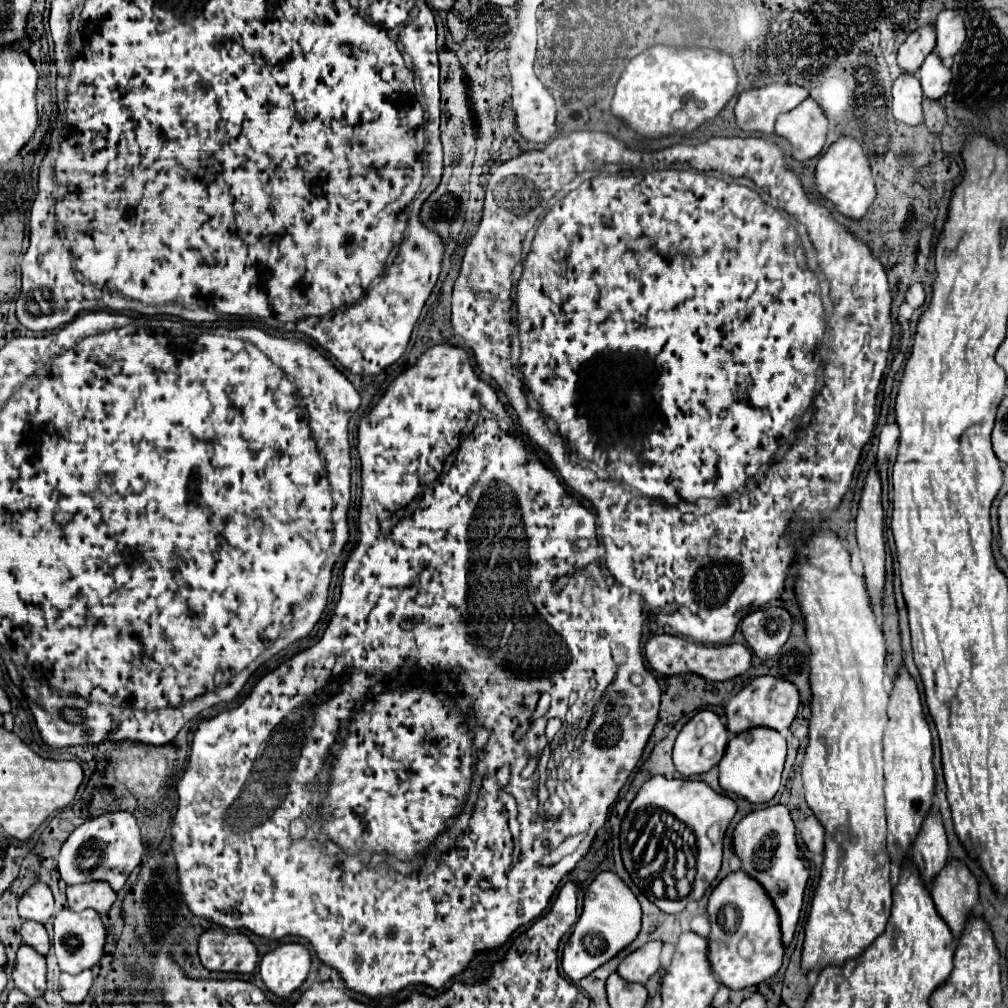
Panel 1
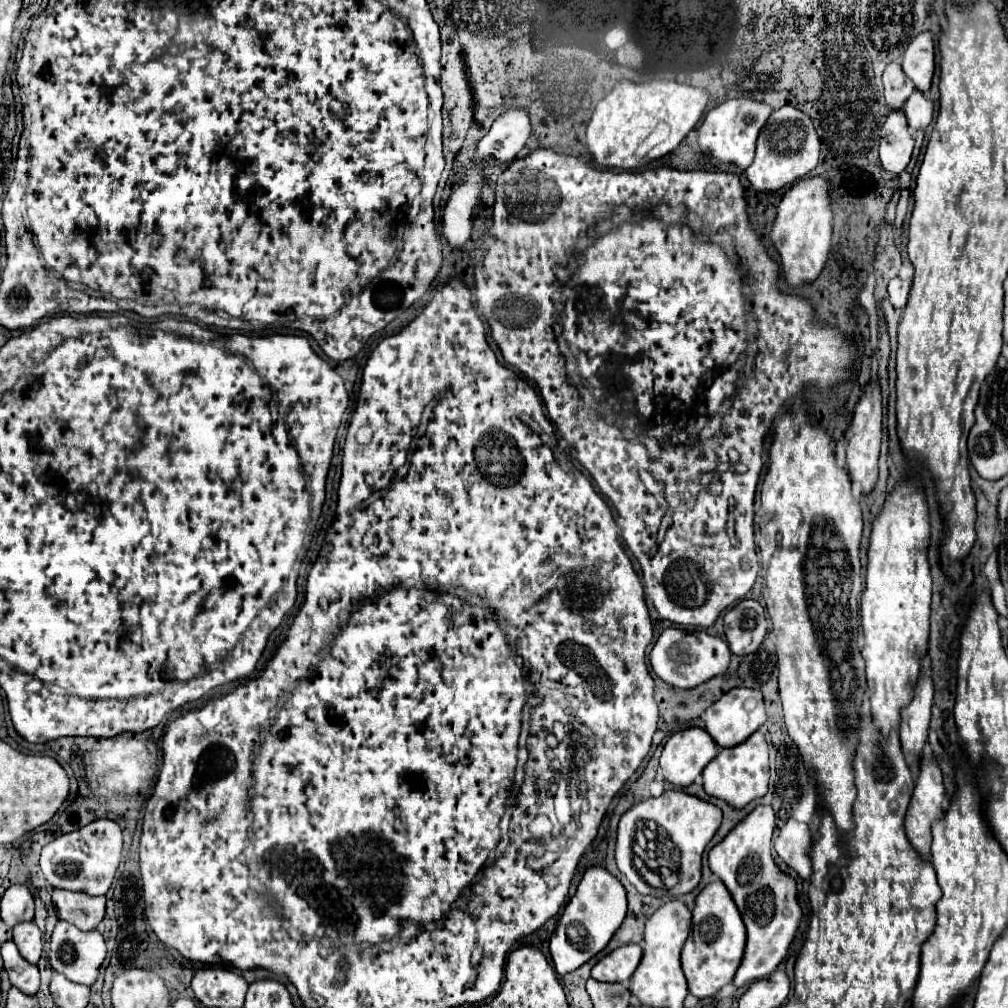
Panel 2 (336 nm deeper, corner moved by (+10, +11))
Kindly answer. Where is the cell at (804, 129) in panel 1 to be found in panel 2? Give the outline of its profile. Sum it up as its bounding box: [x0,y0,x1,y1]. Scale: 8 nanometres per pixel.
[746,105,820,193]

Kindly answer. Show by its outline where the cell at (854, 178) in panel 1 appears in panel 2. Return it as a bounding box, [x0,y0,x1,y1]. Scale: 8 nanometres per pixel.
[770,177,832,287]

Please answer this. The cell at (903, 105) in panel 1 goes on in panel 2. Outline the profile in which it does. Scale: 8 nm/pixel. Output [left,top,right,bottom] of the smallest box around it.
[880,111,914,175]

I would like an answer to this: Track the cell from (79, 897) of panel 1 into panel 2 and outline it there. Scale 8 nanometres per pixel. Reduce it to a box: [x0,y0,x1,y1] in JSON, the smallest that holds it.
[52,889,106,931]

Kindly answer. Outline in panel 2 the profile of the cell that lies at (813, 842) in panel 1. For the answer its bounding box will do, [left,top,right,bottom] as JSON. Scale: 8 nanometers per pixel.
[774,819,812,881]

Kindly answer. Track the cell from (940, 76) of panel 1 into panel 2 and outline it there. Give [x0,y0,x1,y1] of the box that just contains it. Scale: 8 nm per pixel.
[904,91,934,133]

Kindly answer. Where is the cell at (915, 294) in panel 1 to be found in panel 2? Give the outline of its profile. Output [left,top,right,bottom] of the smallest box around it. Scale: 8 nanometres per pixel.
[888,277,910,307]

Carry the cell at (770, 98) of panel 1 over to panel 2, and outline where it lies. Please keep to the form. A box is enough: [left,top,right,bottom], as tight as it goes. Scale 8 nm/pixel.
[698,99,772,171]

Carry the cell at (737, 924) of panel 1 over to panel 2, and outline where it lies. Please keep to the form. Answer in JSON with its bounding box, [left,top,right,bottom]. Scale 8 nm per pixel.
[682,879,746,999]

